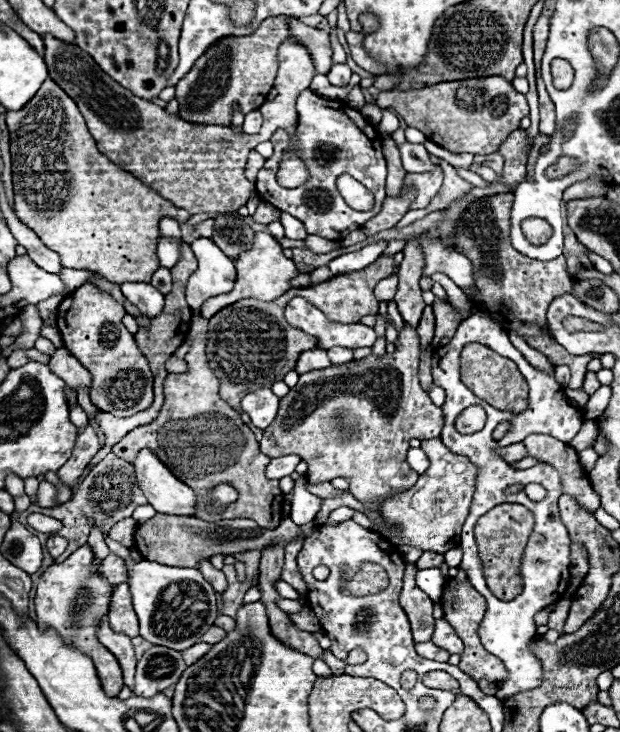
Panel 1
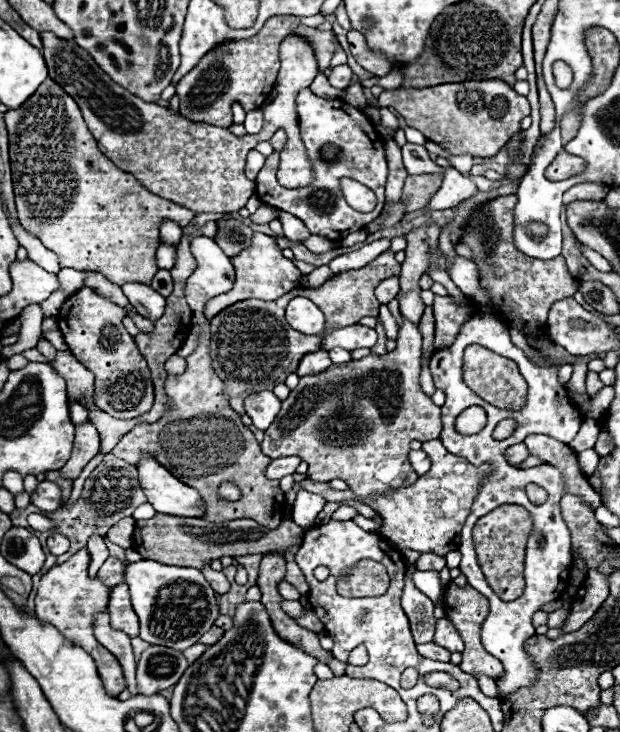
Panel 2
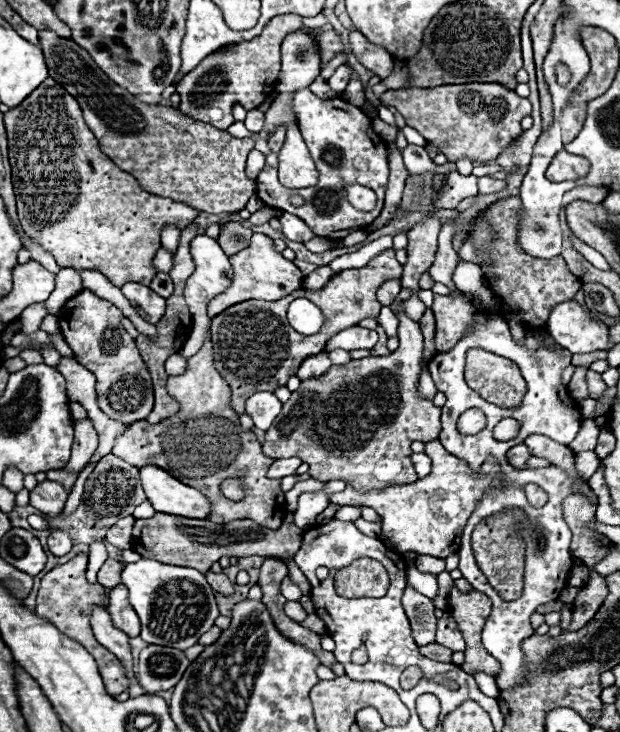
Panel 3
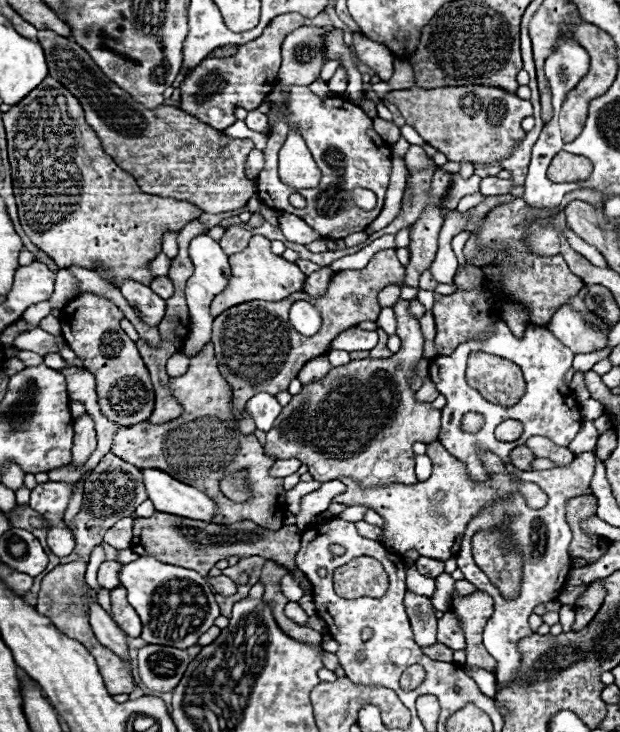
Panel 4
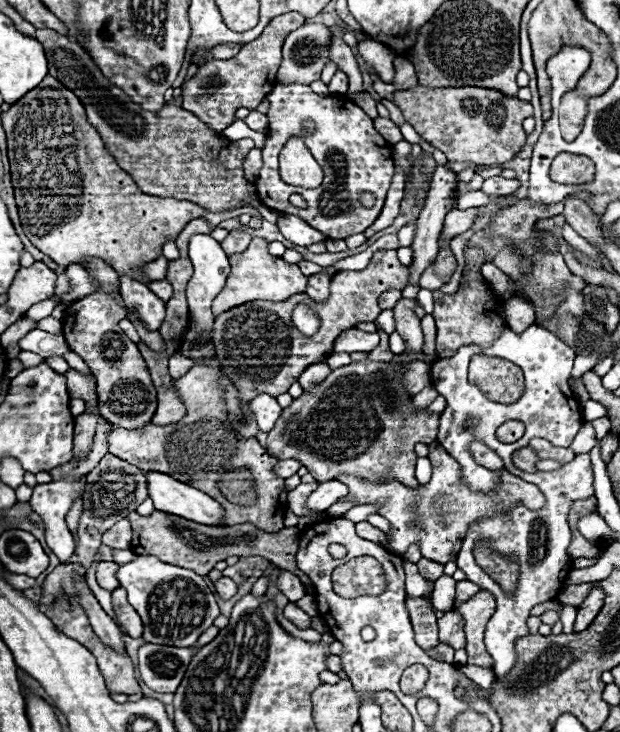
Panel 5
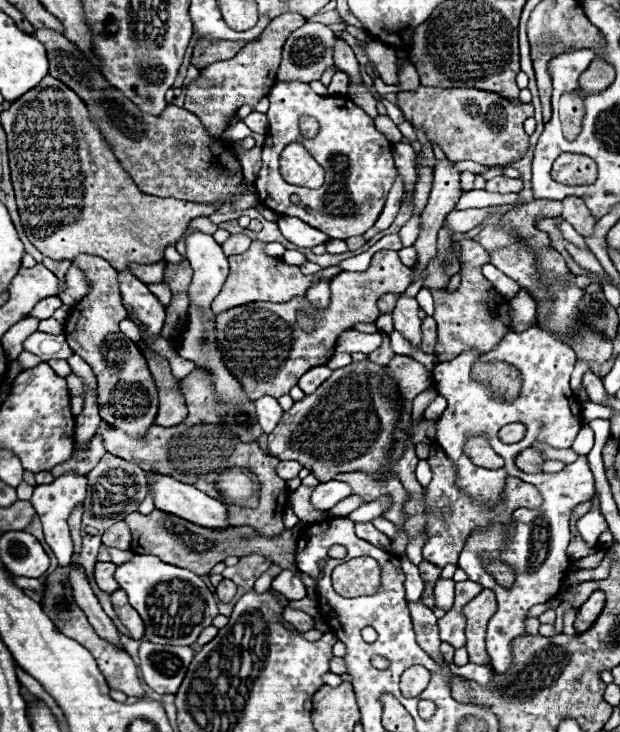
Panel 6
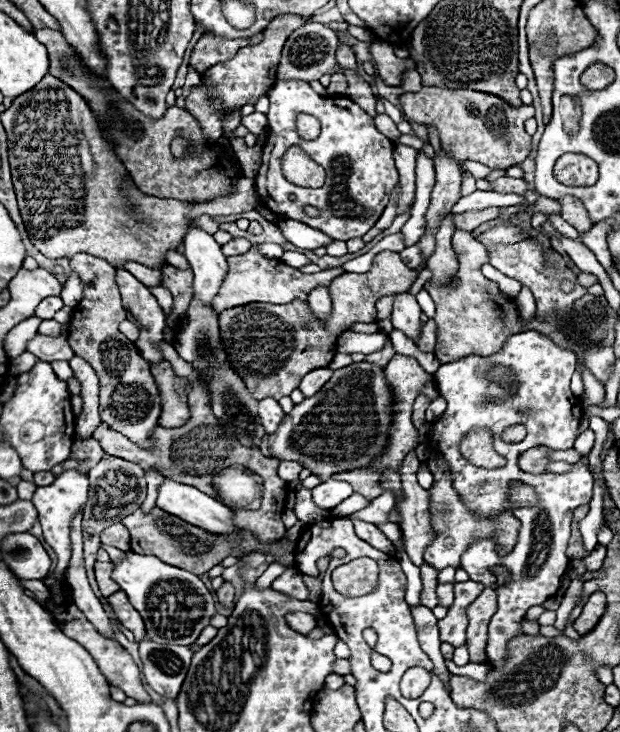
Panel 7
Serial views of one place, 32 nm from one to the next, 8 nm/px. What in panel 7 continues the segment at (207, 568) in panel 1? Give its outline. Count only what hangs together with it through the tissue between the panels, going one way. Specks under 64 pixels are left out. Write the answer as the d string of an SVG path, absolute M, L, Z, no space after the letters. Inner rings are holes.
M228 582L222 584L222 588L218 590L218 602L226 608L234 606L234 586L232 584L228 584Z

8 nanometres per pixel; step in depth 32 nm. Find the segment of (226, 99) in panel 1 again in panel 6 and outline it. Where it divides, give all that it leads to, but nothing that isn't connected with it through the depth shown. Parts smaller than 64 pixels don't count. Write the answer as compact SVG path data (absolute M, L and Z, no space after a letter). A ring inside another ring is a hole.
M294 12L282 14L266 26L266 30L262 32L262 38L258 42L246 44L230 60L214 62L210 66L206 66L204 70L200 70L198 80L194 84L190 84L186 90L184 108L200 118L200 122L204 124L206 132L212 138L220 138L220 134L226 128L226 122L234 116L234 112L240 106L244 106L244 104L256 106L258 100L270 92L270 88L276 84L276 70L280 66L280 52L286 42L286 36L290 36L290 32L300 28L304 22L306 22L306 18L300 14L294 14Z

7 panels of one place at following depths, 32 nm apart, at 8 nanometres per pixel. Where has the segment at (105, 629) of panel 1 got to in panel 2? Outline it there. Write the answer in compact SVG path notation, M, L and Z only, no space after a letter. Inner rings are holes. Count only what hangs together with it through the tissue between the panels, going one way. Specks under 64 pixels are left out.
M98 612L94 616L94 636L96 640L108 648L122 664L124 668L124 676L128 682L128 690L130 694L139 694L136 682L136 661L132 654L132 646L130 646L130 638L124 632L118 632L110 626L110 618L108 612Z

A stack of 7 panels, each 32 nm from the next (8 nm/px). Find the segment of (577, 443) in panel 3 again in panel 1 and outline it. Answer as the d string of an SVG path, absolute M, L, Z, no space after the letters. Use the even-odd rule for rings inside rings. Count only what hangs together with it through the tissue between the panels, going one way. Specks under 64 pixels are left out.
M584 420L580 432L578 432L576 438L570 442L570 446L572 446L576 452L586 450L586 448L592 448L596 436L598 436L598 428L596 428L594 420Z

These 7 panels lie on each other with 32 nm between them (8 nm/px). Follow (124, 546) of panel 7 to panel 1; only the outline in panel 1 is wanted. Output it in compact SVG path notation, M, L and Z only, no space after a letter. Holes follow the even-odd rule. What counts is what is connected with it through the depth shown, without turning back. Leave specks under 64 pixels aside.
M124 518L118 524L114 524L108 532L108 536L120 544L124 544L126 548L130 548L134 544L134 530L136 530L136 520L134 518Z

